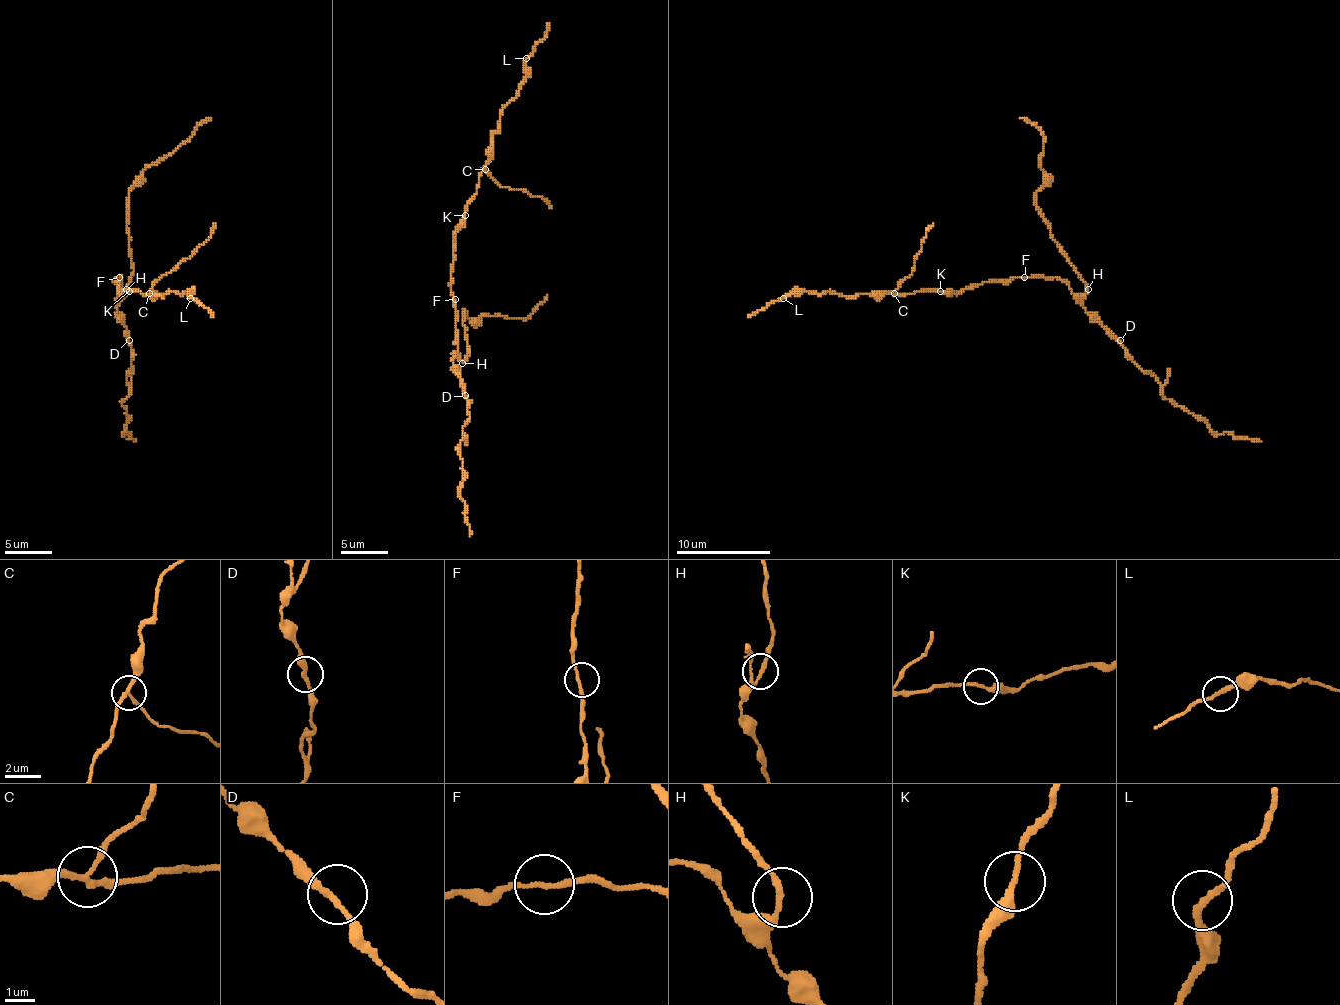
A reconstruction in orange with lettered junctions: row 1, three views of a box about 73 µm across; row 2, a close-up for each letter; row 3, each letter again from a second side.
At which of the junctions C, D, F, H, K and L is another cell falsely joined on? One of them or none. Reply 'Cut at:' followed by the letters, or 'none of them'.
Cut at: C

